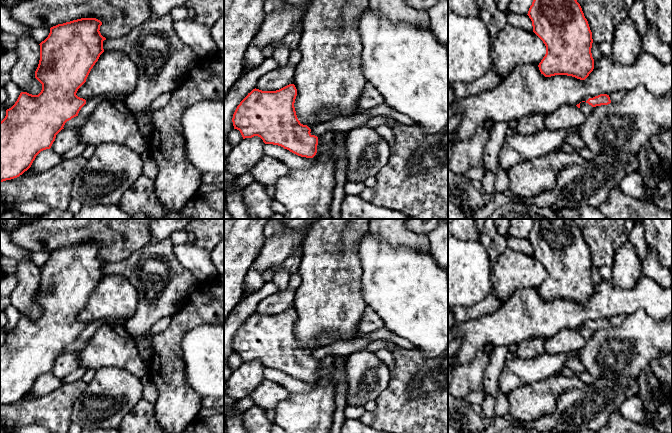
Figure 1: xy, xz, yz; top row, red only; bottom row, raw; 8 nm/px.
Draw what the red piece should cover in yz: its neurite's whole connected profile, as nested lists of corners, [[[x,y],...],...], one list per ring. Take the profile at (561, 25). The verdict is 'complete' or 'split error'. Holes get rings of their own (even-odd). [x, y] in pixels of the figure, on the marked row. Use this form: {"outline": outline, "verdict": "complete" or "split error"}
{"outline": [[[533,0],[528,14],[533,32],[546,46],[546,54],[538,67],[545,77],[572,76],[585,80],[594,69],[592,32],[577,0]]], "verdict": "complete"}

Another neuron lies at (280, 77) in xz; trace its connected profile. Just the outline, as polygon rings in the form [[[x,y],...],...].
[[[287,64],[278,67],[259,78],[256,89],[262,91],[276,91],[289,84],[294,84],[296,66]]]

